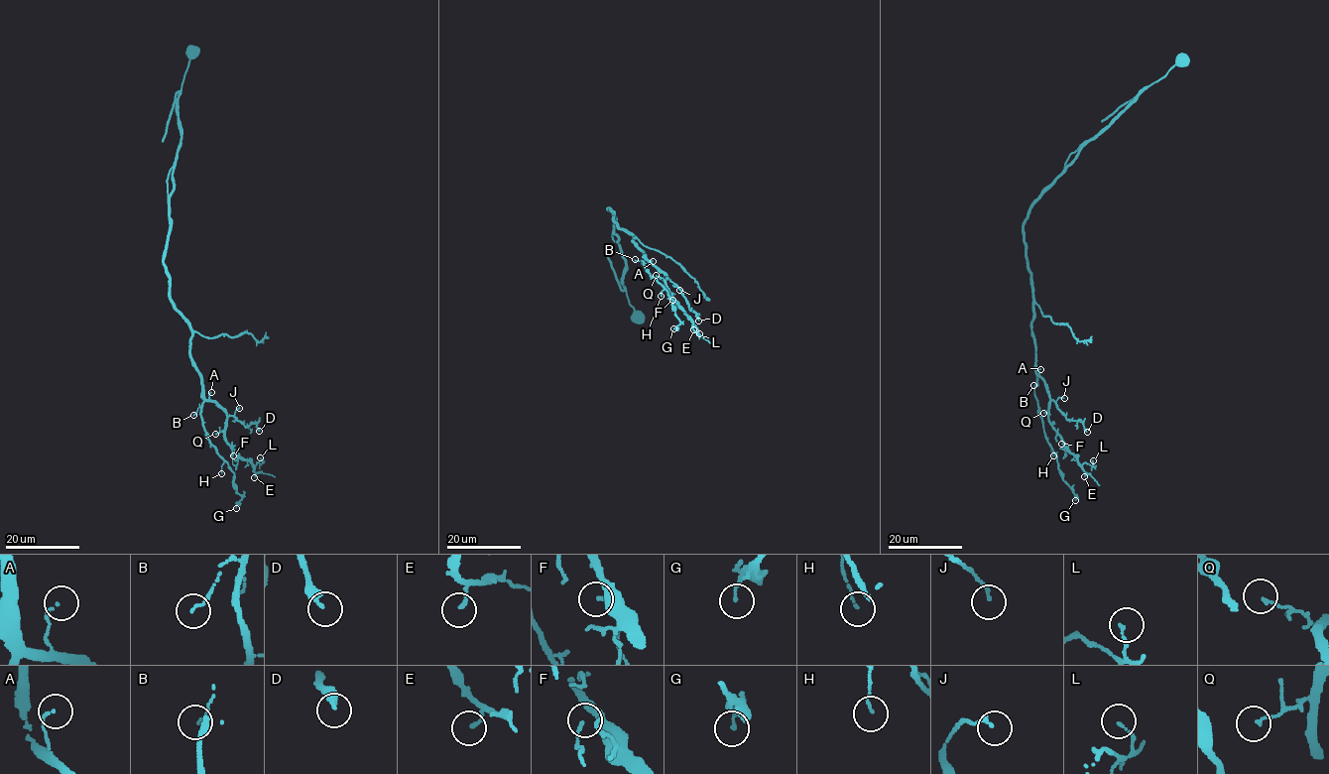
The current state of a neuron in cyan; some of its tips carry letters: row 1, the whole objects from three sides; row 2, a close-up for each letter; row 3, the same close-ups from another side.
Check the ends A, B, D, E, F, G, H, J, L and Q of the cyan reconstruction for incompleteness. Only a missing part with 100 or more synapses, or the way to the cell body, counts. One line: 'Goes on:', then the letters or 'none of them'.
Goes on: none of them

